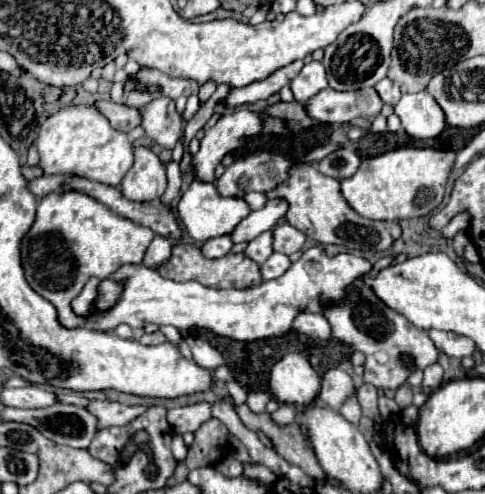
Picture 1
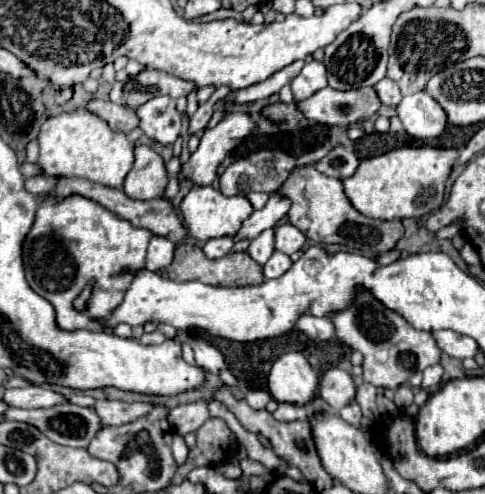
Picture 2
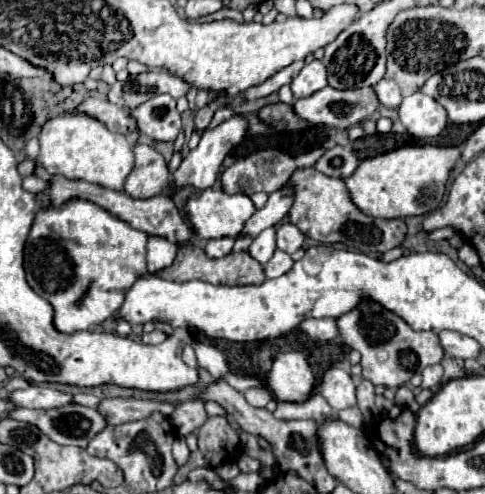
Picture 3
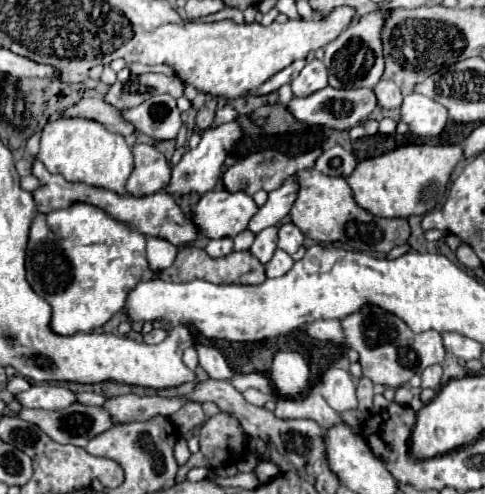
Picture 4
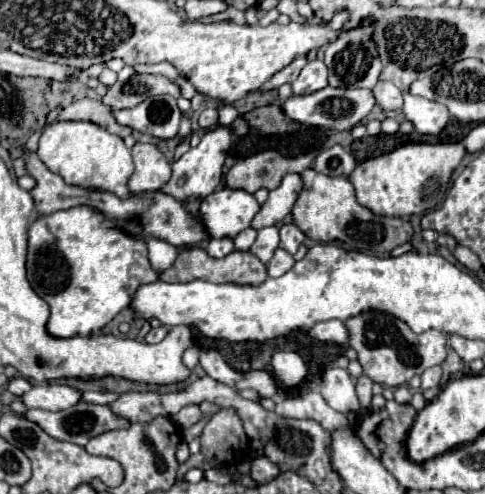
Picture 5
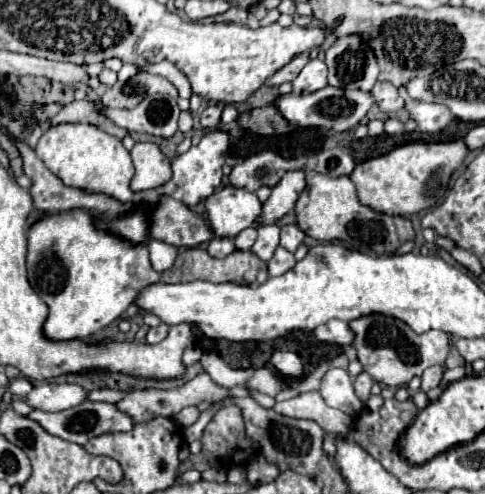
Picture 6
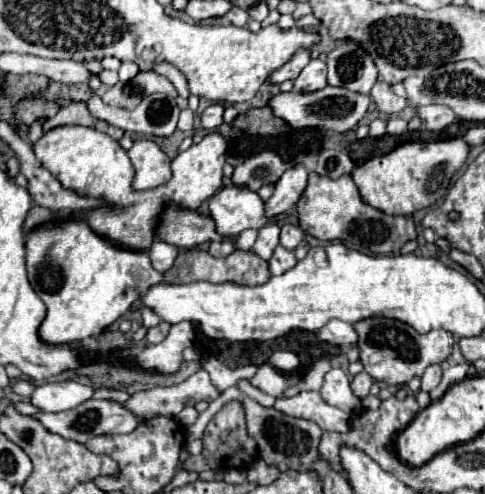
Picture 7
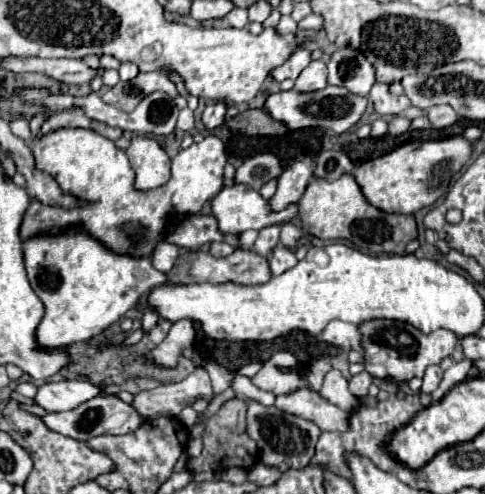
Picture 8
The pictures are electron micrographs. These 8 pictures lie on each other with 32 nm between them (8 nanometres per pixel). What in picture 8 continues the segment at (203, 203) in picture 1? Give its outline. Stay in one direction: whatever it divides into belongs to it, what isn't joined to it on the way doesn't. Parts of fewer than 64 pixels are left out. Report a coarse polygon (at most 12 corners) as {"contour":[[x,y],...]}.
{"contour":[[224,186],[212,198],[222,234],[284,224],[296,204],[270,212],[260,192]]}

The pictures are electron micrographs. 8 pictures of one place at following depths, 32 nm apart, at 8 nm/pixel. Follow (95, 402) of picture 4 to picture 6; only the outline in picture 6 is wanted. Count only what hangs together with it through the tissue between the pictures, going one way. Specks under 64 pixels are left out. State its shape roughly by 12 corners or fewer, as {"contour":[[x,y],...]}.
{"contour":[[92,390],[86,400],[116,404],[124,392]]}

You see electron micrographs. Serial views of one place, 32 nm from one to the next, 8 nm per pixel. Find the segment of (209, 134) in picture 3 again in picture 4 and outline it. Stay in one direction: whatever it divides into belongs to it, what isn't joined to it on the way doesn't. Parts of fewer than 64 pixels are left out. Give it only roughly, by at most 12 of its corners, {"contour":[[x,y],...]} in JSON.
{"contour":[[238,120],[204,130],[172,168],[166,192],[214,190]]}

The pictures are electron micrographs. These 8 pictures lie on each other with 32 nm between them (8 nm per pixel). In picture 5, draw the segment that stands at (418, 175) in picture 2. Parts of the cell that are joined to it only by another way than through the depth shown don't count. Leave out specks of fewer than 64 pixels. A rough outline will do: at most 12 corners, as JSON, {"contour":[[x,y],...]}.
{"contour":[[406,143],[360,162],[356,200],[378,216],[436,208],[466,150]]}

